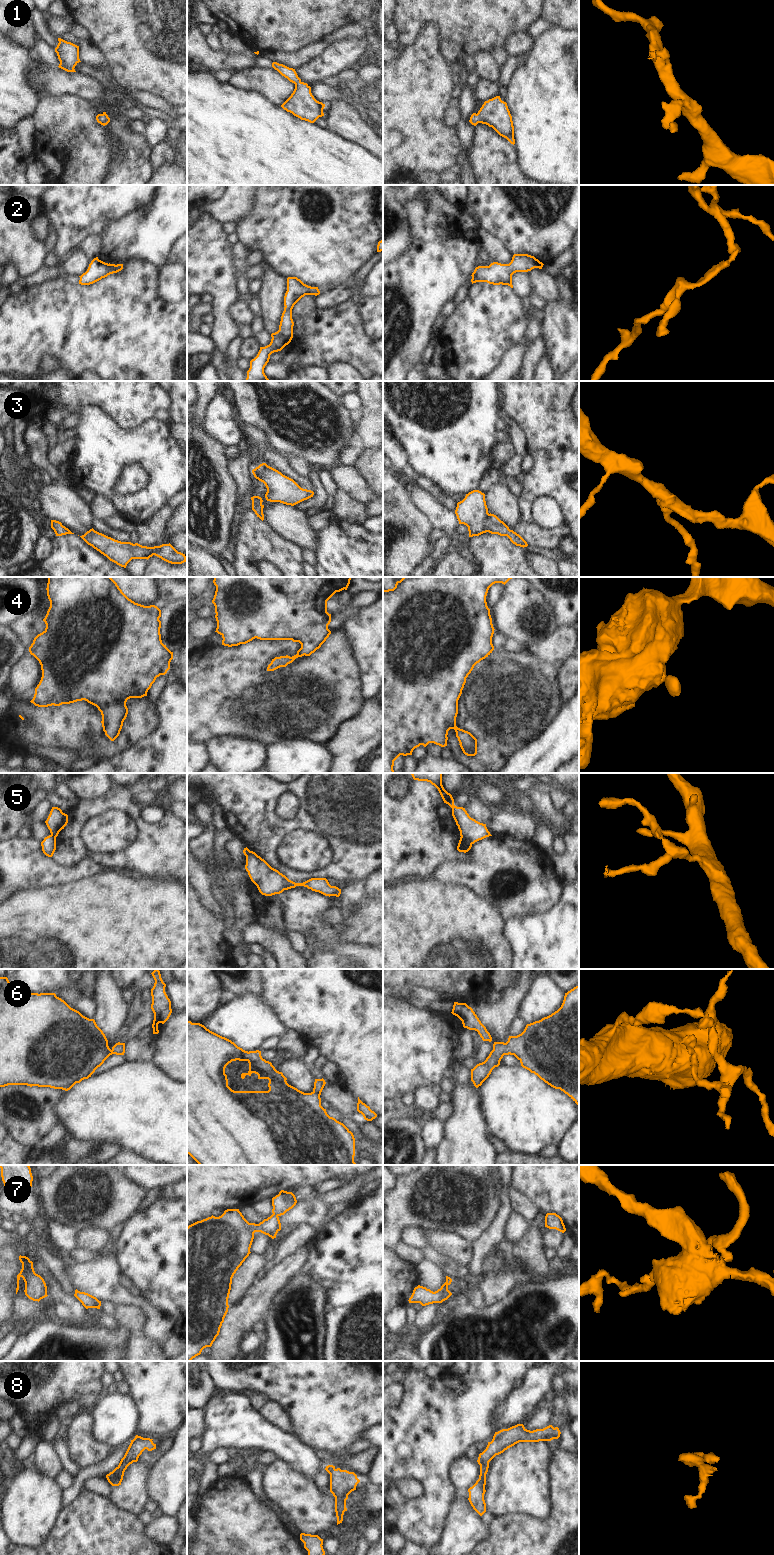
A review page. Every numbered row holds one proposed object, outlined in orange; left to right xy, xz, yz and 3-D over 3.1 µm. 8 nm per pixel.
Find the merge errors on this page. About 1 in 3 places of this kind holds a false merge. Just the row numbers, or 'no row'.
5

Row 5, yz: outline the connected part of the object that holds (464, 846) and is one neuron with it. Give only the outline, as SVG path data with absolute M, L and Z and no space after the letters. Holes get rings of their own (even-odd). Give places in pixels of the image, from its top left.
M460 837L458 846L457 846L457 850L459 852L468 852L472 847L472 843L468 842L465 838Z

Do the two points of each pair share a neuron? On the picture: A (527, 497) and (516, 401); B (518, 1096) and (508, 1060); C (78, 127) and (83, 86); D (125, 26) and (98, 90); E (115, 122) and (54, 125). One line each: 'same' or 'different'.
A: same
B: different
C: different
D: different
E: different

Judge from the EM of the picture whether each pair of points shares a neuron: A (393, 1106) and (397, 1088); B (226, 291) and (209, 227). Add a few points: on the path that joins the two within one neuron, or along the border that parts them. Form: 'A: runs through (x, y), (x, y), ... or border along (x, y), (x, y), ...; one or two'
A: border along (400, 1097), (393, 1098); two
B: runs through (214, 275), (214, 272), (209, 267), (209, 243); one

